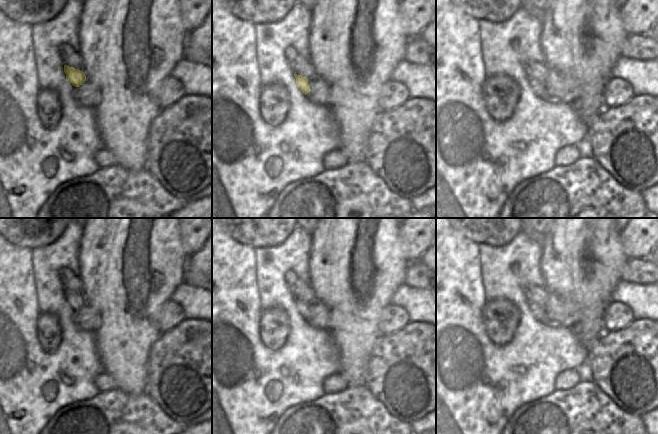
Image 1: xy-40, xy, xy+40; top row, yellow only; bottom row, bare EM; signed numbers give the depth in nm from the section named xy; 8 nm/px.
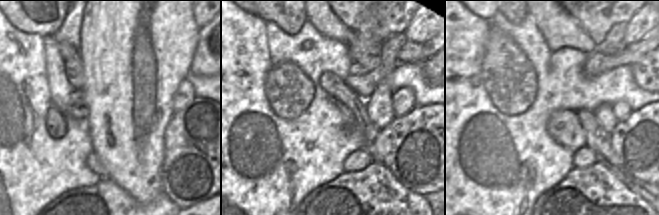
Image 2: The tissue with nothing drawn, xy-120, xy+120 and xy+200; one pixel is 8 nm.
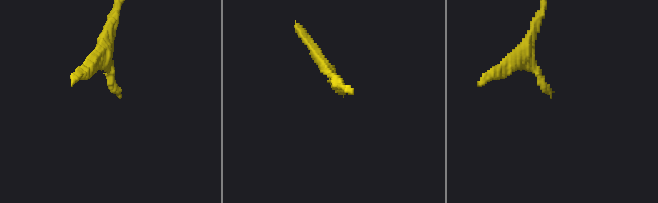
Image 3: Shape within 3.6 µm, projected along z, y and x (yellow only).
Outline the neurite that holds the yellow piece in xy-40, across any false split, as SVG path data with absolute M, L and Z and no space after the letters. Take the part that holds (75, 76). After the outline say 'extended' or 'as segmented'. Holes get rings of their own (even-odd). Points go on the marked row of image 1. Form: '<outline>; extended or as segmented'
M64 65L64 72L66 78L74 87L79 87L86 81L86 76L82 70Z; as segmented

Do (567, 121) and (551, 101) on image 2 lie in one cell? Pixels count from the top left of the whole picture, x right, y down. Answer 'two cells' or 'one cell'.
two cells

